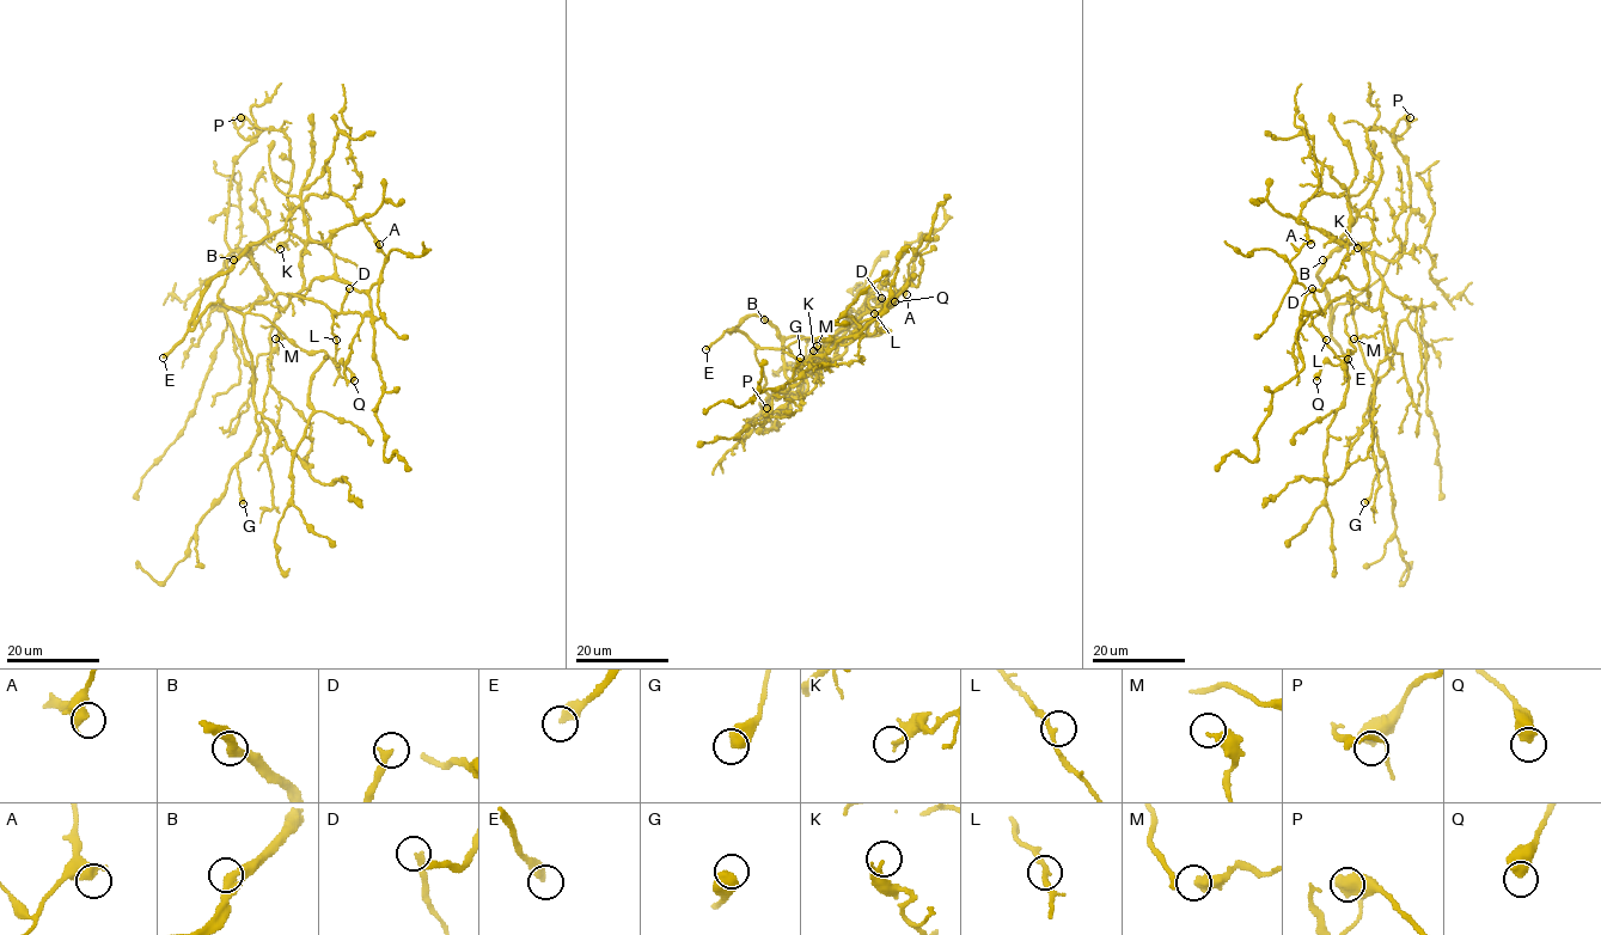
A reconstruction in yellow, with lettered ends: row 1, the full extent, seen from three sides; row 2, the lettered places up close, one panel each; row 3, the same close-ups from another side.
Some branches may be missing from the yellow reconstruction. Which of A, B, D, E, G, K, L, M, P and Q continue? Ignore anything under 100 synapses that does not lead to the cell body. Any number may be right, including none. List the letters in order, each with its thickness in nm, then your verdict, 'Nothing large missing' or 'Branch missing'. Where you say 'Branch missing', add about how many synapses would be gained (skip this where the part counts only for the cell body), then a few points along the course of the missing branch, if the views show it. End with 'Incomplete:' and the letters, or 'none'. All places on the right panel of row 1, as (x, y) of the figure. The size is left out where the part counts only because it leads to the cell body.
A: Thickness 600 nm. Nothing large missing
B: Thickness 360 nm. Nothing large missing
D: Thickness 300 nm. Nothing large missing
E: Thickness 360 nm. Branch missing. Course of what is missing: (1348, 359), (1356, 395), (1374, 415), (1358, 429), (1394, 435), (1404, 444), (1378, 506), (1391, 539), (1411, 548)
G: Thickness 650 nm. Nothing large missing
K: Thickness 190 nm. Nothing large missing
L: Thickness 190 nm. Nothing large missing
M: Thickness 360 nm. Nothing large missing
P: Thickness 600 nm. Nothing large missing
Q: Thickness 550 nm. Nothing large missing
Incomplete: E

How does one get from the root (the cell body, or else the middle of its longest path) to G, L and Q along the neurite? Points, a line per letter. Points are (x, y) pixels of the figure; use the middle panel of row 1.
G: (794, 355), (783, 348), (796, 360), (800, 368), (805, 362), (810, 368), (793, 379), (793, 370), (800, 358)
L: (794, 355), (819, 362), (826, 343), (866, 311), (868, 299), (874, 313)
Q: (794, 355), (789, 346), (805, 337), (824, 337), (847, 344), (861, 335), (871, 335), (881, 311), (894, 301)

